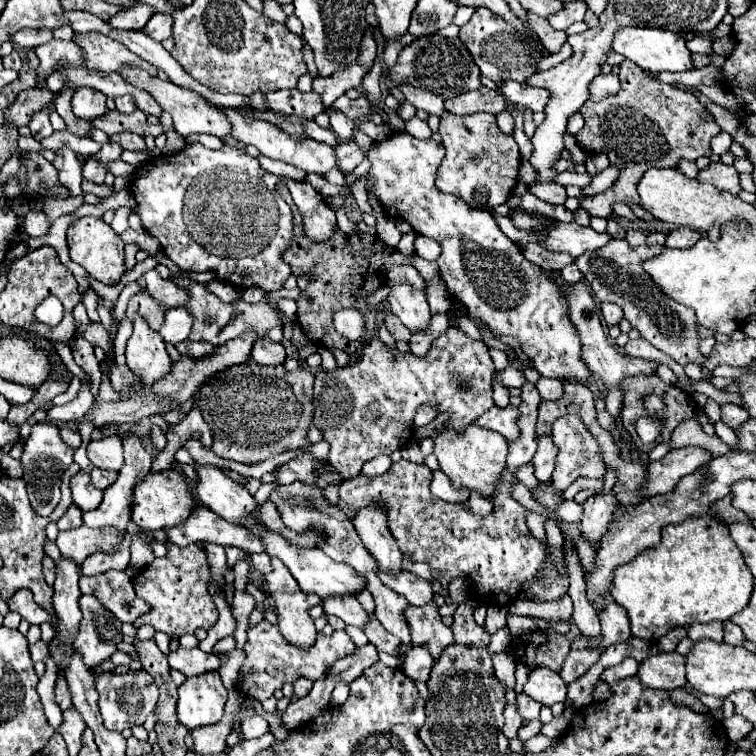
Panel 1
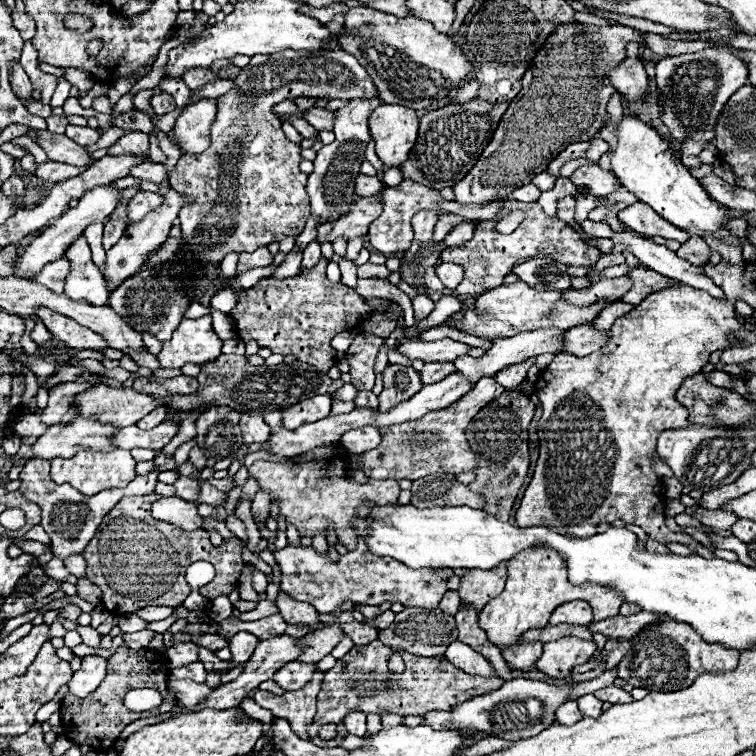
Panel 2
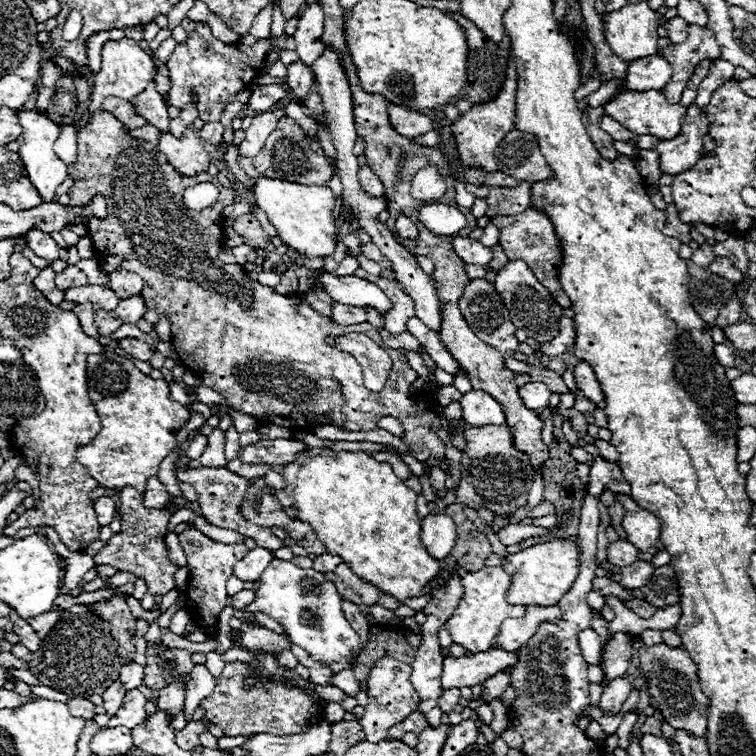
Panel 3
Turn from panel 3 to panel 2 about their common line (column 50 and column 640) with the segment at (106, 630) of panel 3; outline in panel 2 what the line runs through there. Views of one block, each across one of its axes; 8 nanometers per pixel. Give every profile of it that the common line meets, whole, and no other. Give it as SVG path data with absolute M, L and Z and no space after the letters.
M660 616L656 624L644 628L630 640L630 652L616 666L618 678L626 680L634 688L646 688L648 692L676 692L688 688L696 676L706 672L728 672L738 664L738 650L724 648L702 640L692 626L676 622L670 616Z

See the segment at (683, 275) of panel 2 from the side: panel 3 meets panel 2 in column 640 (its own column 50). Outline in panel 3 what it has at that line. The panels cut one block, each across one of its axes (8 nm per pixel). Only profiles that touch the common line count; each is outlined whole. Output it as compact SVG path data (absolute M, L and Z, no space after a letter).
M32 230L32 232L26 234L26 240L28 240L26 246L32 248L32 252L34 252L36 256L40 256L40 258L44 258L44 260L48 260L48 262L58 260L58 244L50 238L50 234Z

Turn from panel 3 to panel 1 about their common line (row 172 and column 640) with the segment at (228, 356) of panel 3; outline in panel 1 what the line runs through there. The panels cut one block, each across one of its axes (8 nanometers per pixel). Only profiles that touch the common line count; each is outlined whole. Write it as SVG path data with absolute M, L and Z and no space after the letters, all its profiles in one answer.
M624 60L620 64L618 76L622 82L618 94L608 96L600 102L588 100L580 108L586 126L574 136L576 144L586 152L606 152L610 164L618 166L620 170L620 176L612 188L580 202L580 206L586 208L590 216L600 216L606 220L610 218L610 214L614 214L612 206L616 202L642 206L636 186L646 170L676 168L682 158L690 162L696 162L700 156L708 158L712 154L710 140L720 134L720 126L714 122L712 114L690 92L652 80L630 60Z

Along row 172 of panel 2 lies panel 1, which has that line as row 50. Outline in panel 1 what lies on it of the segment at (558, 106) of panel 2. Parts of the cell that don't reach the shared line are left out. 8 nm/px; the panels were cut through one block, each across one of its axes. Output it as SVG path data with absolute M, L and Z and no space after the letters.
M476 8L470 22L460 28L458 38L472 54L472 60L480 68L480 74L488 76L494 82L504 80L526 82L528 76L536 74L536 64L538 60L542 60L542 54L534 42L524 40L510 24L506 24L498 14L490 12L488 8Z

